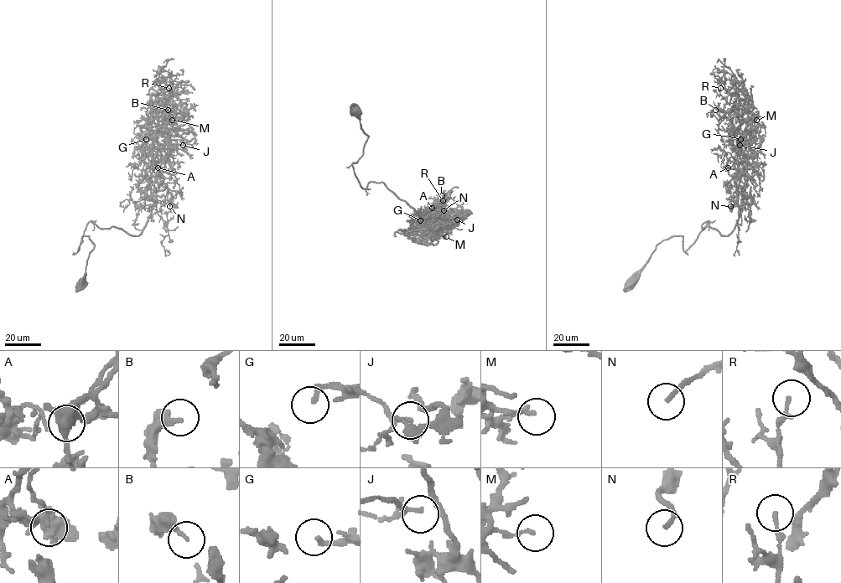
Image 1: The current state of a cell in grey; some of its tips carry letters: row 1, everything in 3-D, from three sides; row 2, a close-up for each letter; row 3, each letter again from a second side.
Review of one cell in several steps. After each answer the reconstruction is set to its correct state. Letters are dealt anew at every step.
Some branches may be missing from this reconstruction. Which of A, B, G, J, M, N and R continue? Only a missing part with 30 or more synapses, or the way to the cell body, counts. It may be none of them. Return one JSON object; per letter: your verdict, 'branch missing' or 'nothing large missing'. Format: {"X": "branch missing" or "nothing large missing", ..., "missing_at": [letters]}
{"A": "nothing large missing", "B": "nothing large missing", "G": "branch missing", "J": "nothing large missing", "M": "nothing large missing", "N": "branch missing", "R": "nothing large missing", "missing_at": ["G", "N"]}

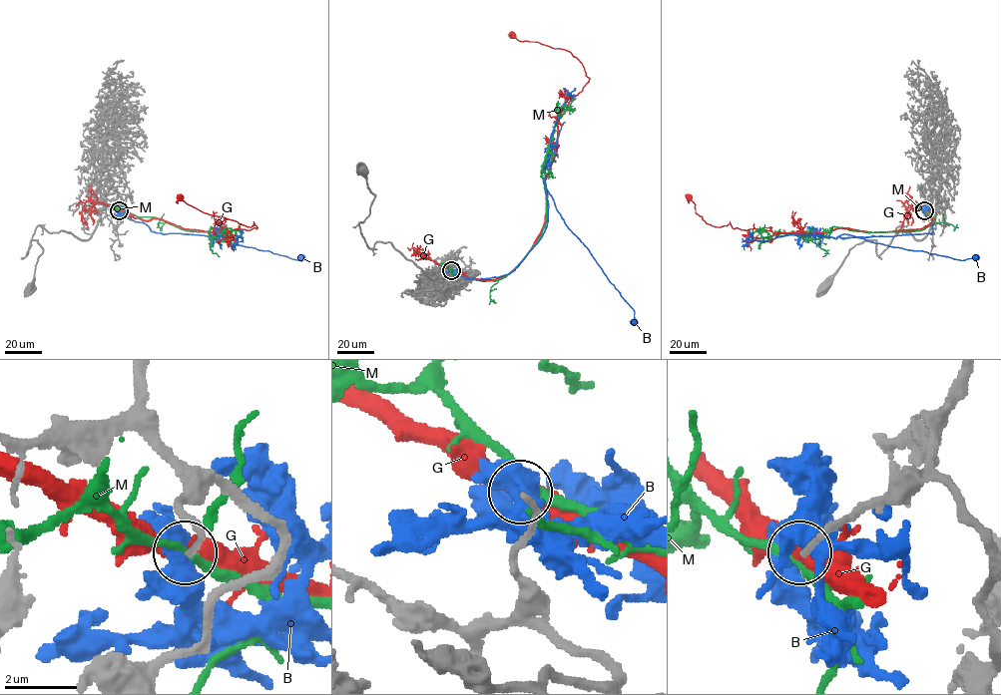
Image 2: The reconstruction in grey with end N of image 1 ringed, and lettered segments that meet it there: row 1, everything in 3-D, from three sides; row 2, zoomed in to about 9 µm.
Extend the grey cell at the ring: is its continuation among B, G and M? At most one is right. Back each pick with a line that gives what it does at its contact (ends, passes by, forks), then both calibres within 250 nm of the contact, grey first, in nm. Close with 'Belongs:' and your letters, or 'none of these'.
Belongs: none of these

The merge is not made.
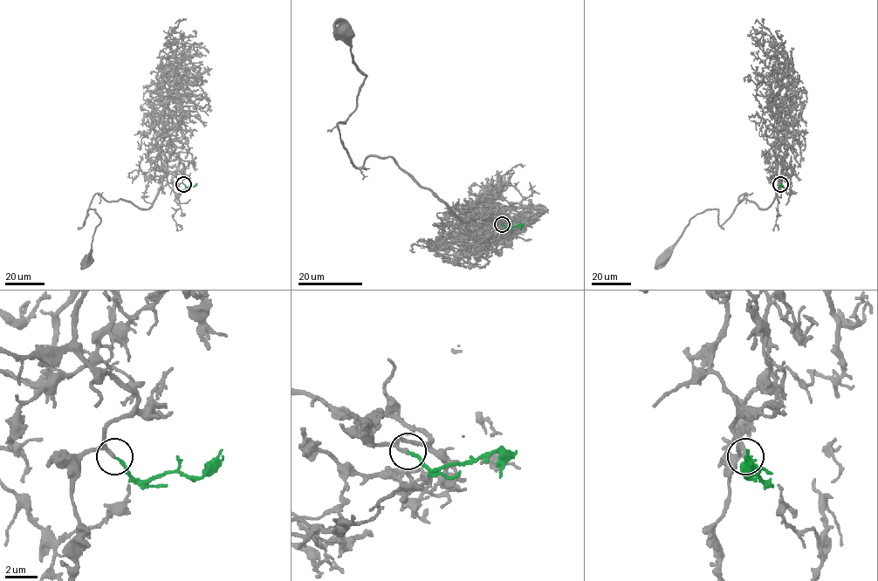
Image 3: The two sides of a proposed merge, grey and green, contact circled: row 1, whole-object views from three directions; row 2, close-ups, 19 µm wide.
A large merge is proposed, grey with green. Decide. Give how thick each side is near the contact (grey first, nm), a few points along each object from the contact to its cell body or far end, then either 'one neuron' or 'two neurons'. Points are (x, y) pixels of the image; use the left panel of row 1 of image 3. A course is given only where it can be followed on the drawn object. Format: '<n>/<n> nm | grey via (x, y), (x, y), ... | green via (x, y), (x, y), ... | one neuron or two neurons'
170/160 nm | grey via (183, 183), (179, 157), (170, 153), (148, 208), (95, 194), (83, 224), (89, 208), (100, 219), (86, 260) | green via (183, 184), (195, 186) | one neuron

